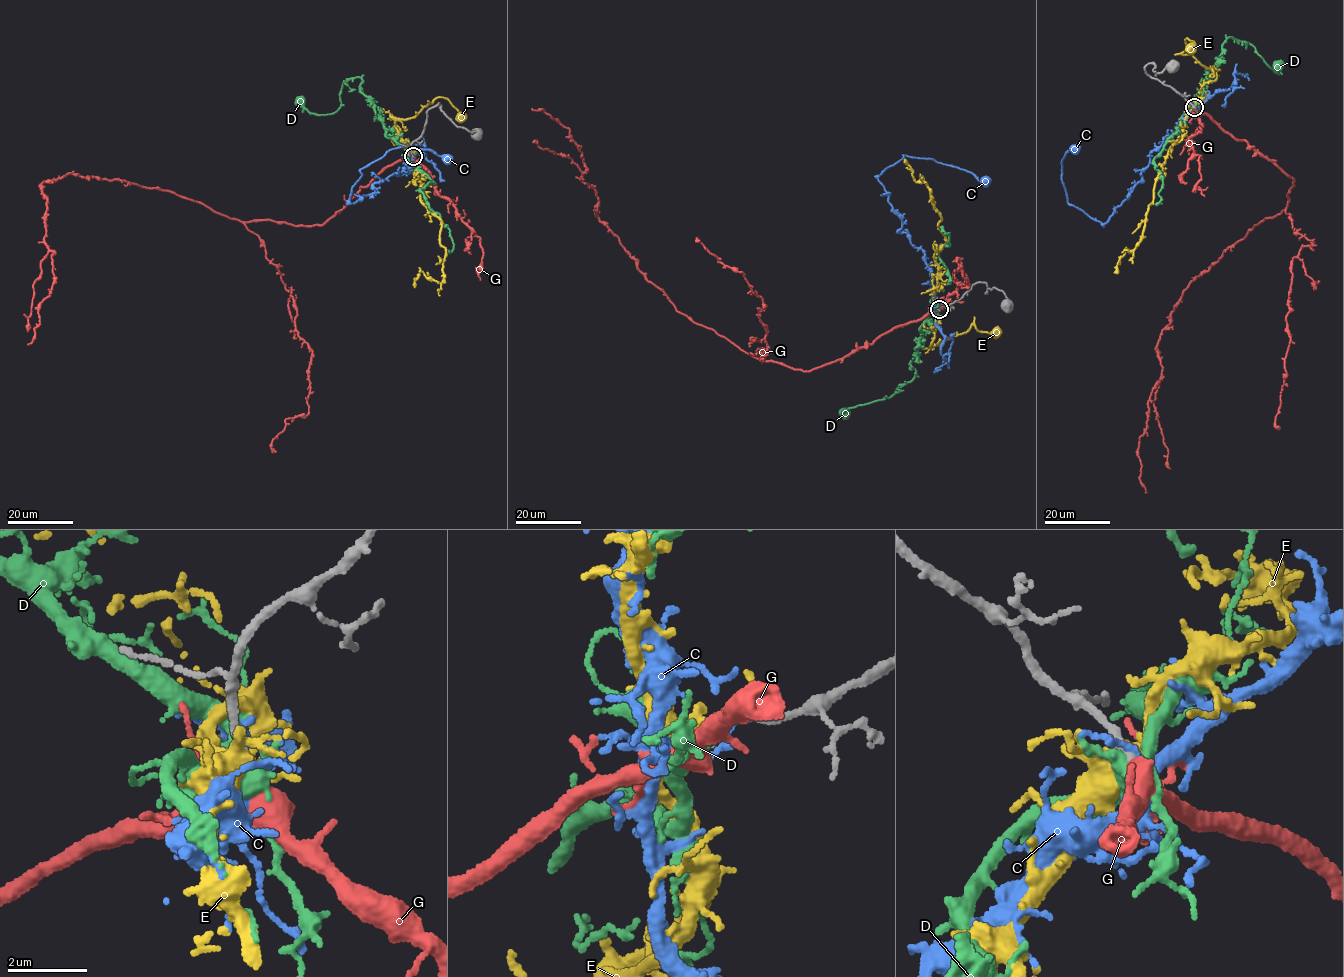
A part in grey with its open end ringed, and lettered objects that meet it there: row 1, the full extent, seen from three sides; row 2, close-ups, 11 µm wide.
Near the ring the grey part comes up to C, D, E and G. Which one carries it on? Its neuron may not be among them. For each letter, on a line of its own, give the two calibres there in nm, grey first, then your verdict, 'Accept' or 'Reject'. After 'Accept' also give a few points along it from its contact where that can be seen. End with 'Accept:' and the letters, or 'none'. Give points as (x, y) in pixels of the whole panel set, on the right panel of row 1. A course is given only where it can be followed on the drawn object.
C: Thickness 280 nm (grey) against 240 nm. Reject
D: Thickness 280 nm (grey) against 440 nm. Reject
E: Thickness 240 nm (grey) against 380 nm. Reject
G: Thickness 240 nm (grey) against 360 nm. Accept. Its course: (1194, 108), (1294, 185), (1285, 210), (1254, 227), (1192, 281), (1161, 331), (1162, 376), (1138, 447), (1145, 492)
Accept: G

